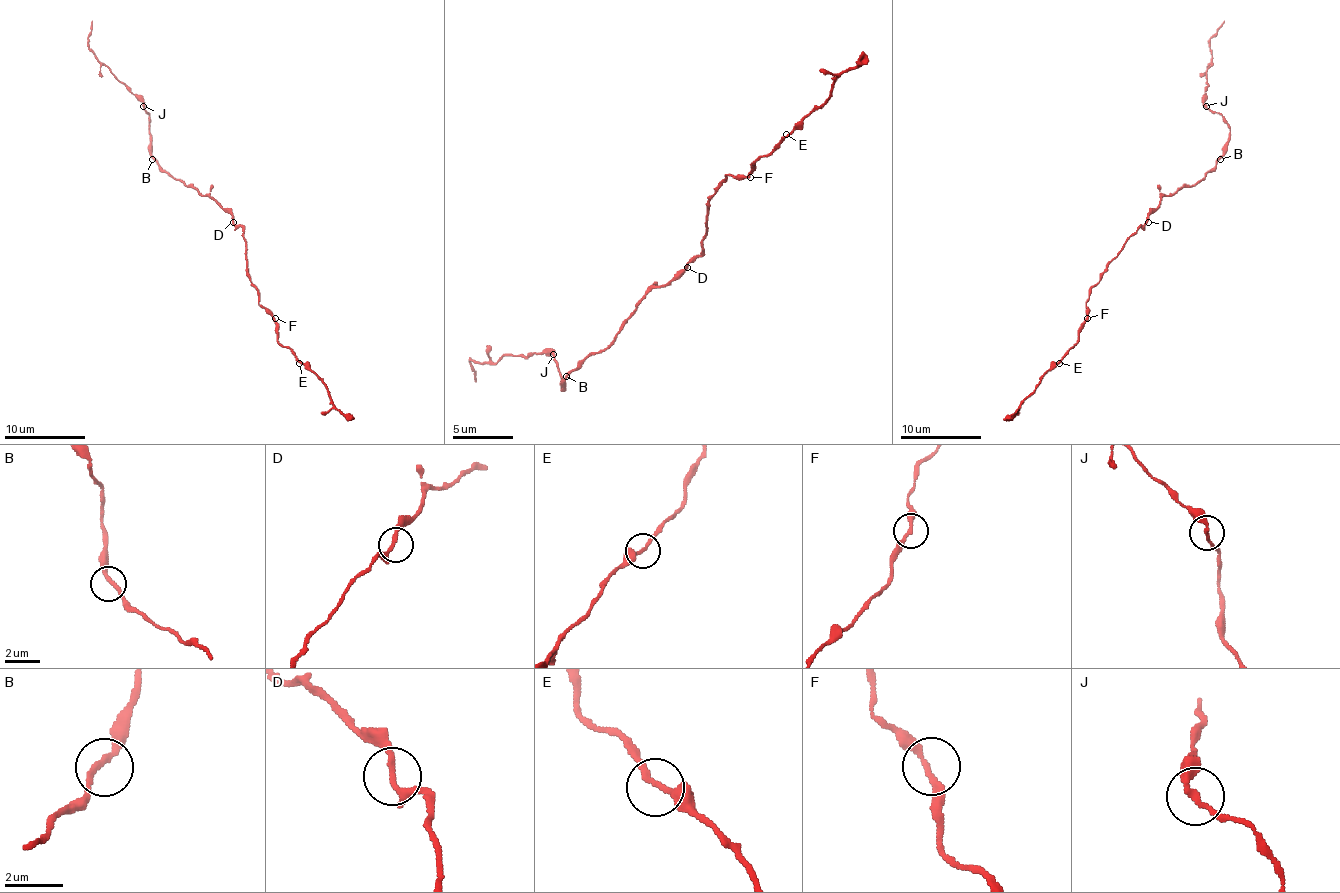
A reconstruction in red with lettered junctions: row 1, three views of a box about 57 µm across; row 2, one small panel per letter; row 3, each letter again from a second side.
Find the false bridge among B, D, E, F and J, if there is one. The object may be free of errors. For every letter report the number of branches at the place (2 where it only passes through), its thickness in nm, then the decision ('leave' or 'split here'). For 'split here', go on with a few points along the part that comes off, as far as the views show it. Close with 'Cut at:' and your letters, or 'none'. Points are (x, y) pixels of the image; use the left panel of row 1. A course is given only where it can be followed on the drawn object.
B: branches 2; calibre 200 nm; leave
D: branches 2; calibre 200 nm; leave
E: branches 2; calibre 200 nm; leave
F: branches 2; calibre 220 nm; leave
J: branches 2; calibre 200 nm; leave
Cut at: none

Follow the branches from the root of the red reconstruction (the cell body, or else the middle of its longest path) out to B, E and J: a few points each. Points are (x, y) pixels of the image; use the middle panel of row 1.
B: (678, 273), (662, 285), (656, 285), (641, 301), (620, 334), (605, 349), (590, 352), (566, 376)
E: (678, 273), (702, 249), (711, 195), (729, 174), (744, 177), (786, 134)
J: (678, 273), (641, 301), (620, 334), (605, 349), (593, 352), (566, 379), (563, 391), (563, 376), (554, 355)

